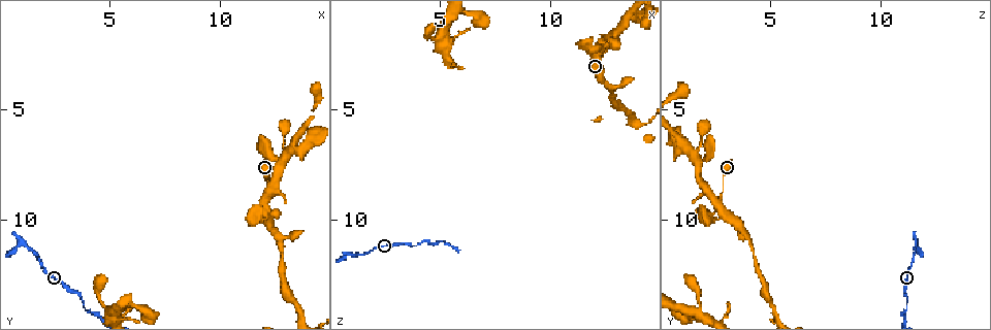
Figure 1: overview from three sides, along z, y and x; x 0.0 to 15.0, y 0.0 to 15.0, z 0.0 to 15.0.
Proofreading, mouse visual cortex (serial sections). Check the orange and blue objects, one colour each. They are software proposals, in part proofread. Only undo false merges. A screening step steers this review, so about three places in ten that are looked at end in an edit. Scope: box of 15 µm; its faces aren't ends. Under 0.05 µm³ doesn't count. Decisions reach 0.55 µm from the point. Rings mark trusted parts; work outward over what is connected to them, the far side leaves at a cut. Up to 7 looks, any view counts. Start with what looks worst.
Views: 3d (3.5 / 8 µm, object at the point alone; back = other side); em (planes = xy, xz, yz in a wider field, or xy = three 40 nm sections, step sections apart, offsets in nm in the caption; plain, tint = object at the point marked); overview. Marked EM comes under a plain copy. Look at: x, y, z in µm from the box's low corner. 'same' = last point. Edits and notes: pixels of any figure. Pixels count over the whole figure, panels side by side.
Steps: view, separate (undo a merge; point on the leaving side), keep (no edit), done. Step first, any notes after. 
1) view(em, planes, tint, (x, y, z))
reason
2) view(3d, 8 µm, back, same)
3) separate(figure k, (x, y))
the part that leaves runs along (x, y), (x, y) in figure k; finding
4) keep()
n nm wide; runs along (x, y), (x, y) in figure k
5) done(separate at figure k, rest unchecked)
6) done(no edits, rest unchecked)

view(3d, 3.5 µm, (0.9, 11.0, 11.7))
sharp bend

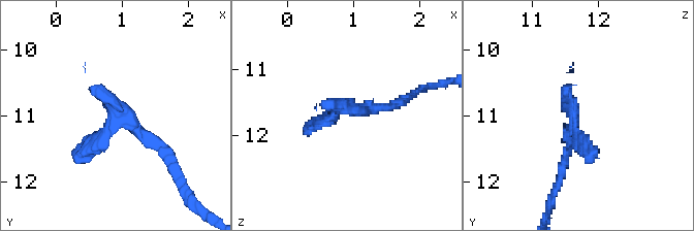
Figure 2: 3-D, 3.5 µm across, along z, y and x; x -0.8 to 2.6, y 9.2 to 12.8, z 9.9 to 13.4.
view(em, planes, tint, (1.00, 11.05, 11.65))

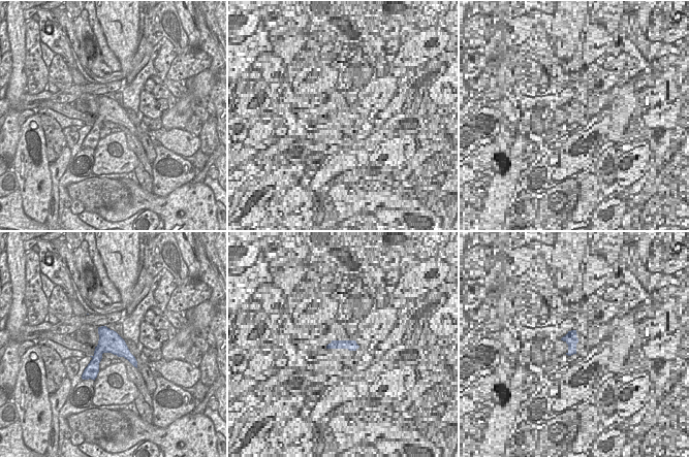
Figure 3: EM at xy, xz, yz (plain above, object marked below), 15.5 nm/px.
keep()
all the same cell

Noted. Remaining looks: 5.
view(3d, 3.5 µm, (11.9, 9.4, 2.7))
four or more arms meet

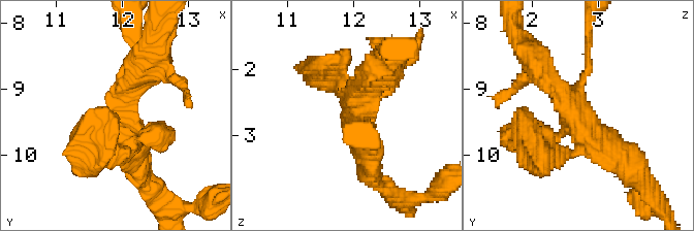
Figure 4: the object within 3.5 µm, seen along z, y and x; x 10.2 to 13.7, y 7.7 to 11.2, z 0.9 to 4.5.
view(em, xy, step 5, tint, (12.00, 9.50, 2.70))

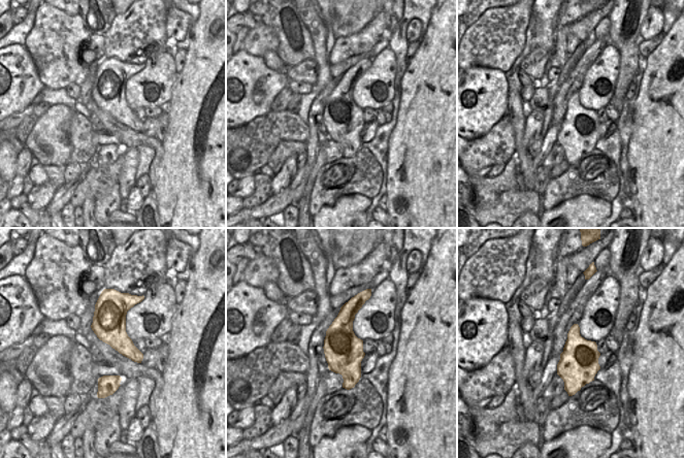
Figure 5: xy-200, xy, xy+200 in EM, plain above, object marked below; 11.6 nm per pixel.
keep()
continuous, no second cell

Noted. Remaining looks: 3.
view(3d, 3.5 µm, (12.8, 6.3, 1.9))
narrows sharply

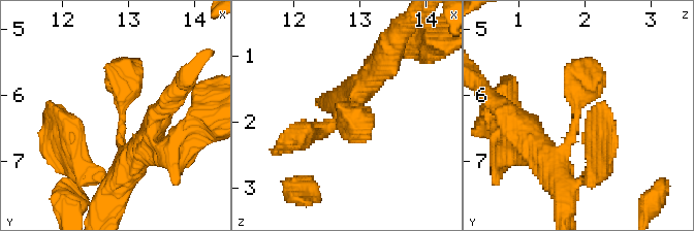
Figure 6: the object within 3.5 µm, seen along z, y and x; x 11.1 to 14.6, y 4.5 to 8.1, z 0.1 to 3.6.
view(em, planes, tint, (12.85, 6.35, 1.85))
need the tissue

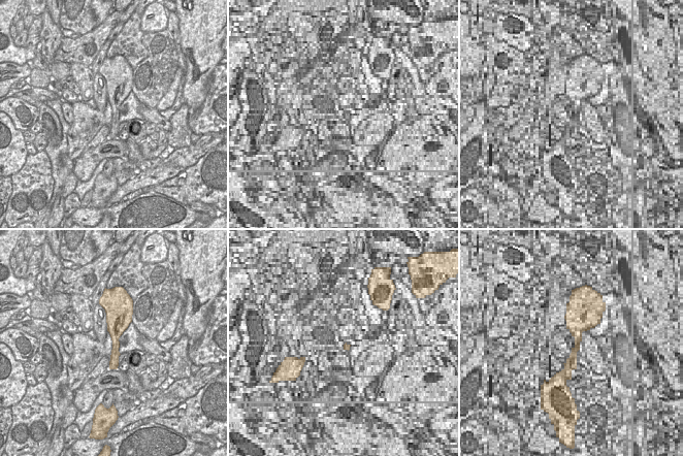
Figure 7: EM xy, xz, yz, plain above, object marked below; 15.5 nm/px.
keep()
arms of 400, 450 nm; runs along (118, 179), (124, 80), (105, 68) in figure 6; one cell here

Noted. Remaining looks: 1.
done(no edits, rest unchecked)

